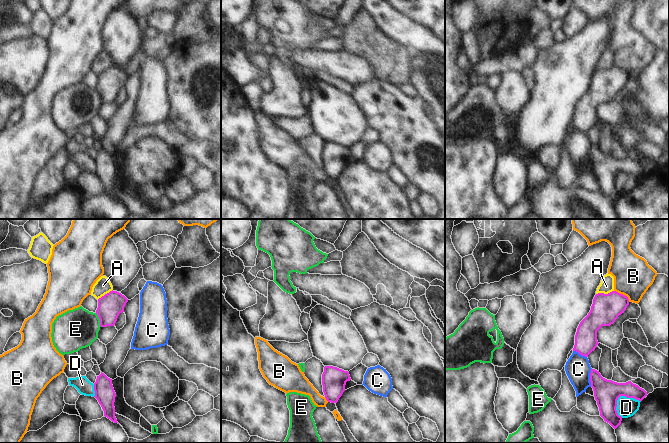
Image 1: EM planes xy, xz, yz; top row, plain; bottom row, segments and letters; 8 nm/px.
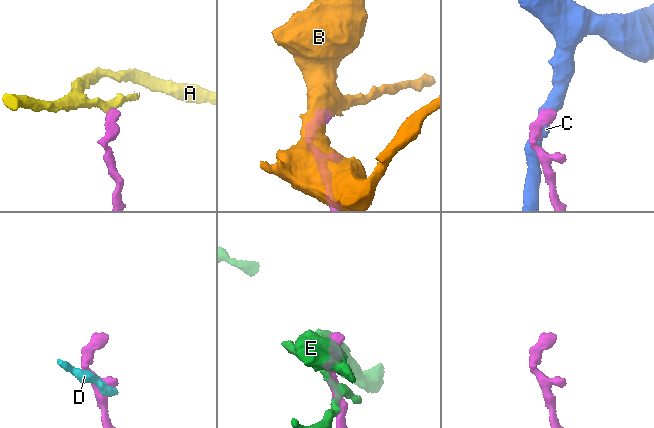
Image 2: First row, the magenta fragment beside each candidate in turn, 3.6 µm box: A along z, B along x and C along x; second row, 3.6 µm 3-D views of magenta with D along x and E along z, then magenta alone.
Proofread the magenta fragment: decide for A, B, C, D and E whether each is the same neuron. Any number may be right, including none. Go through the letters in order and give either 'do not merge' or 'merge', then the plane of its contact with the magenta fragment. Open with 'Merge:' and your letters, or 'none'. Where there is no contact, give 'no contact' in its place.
Merge: none
A: do not merge | yz
B: do not merge | yz
C: do not merge | yz
D: do not merge | yz
E: do not merge | xy

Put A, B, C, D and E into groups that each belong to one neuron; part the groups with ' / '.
A / B / C / D / E

